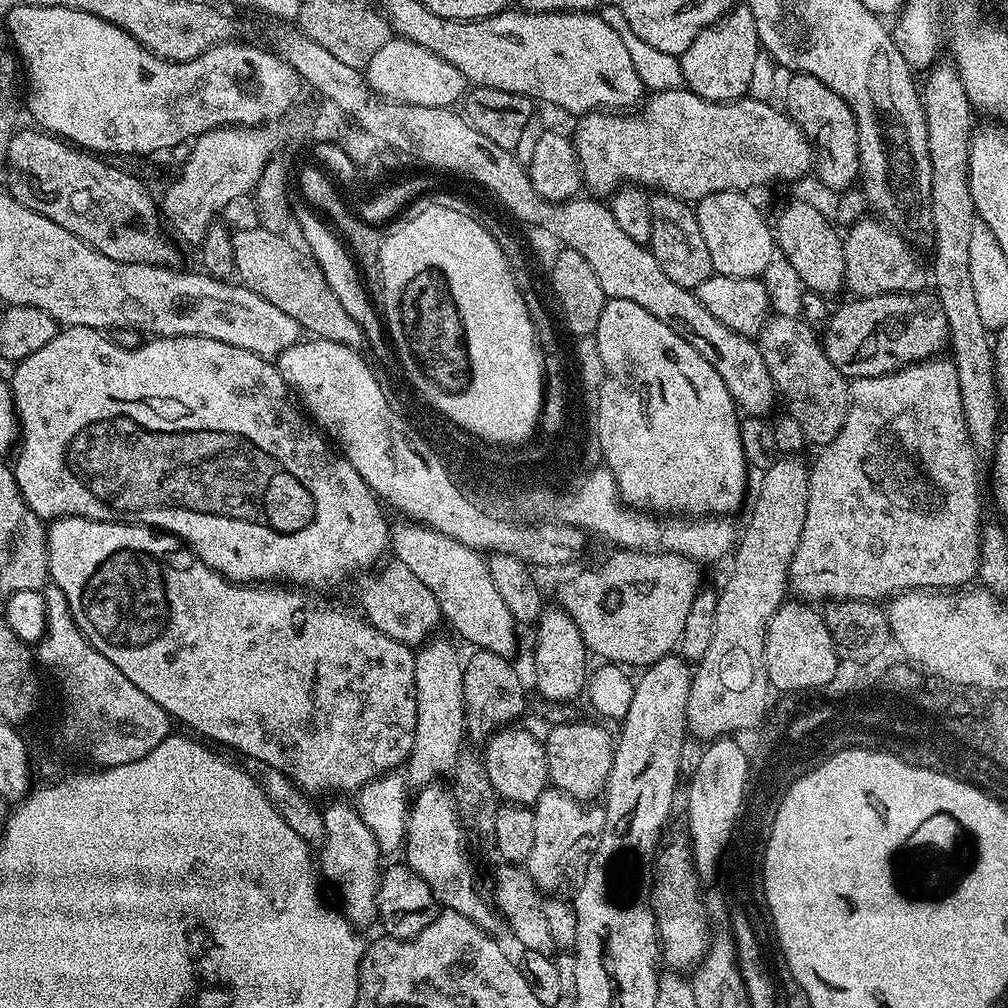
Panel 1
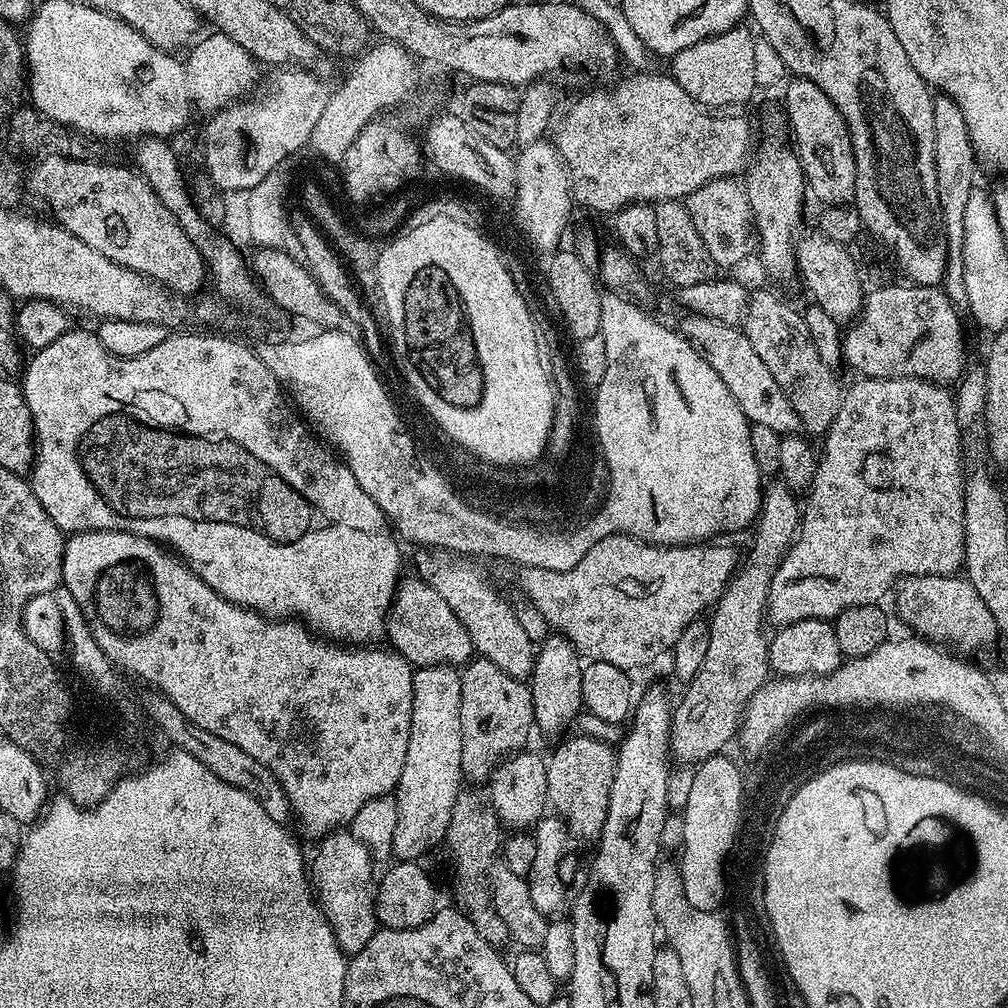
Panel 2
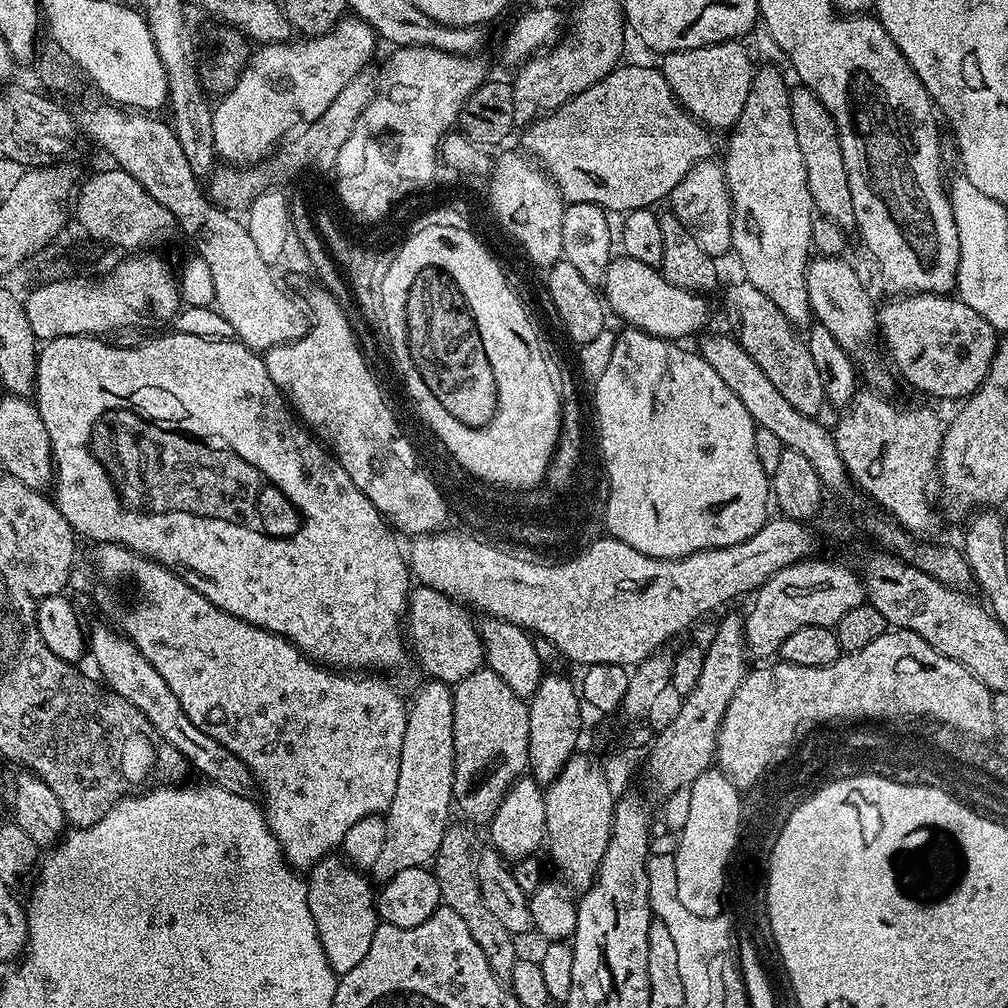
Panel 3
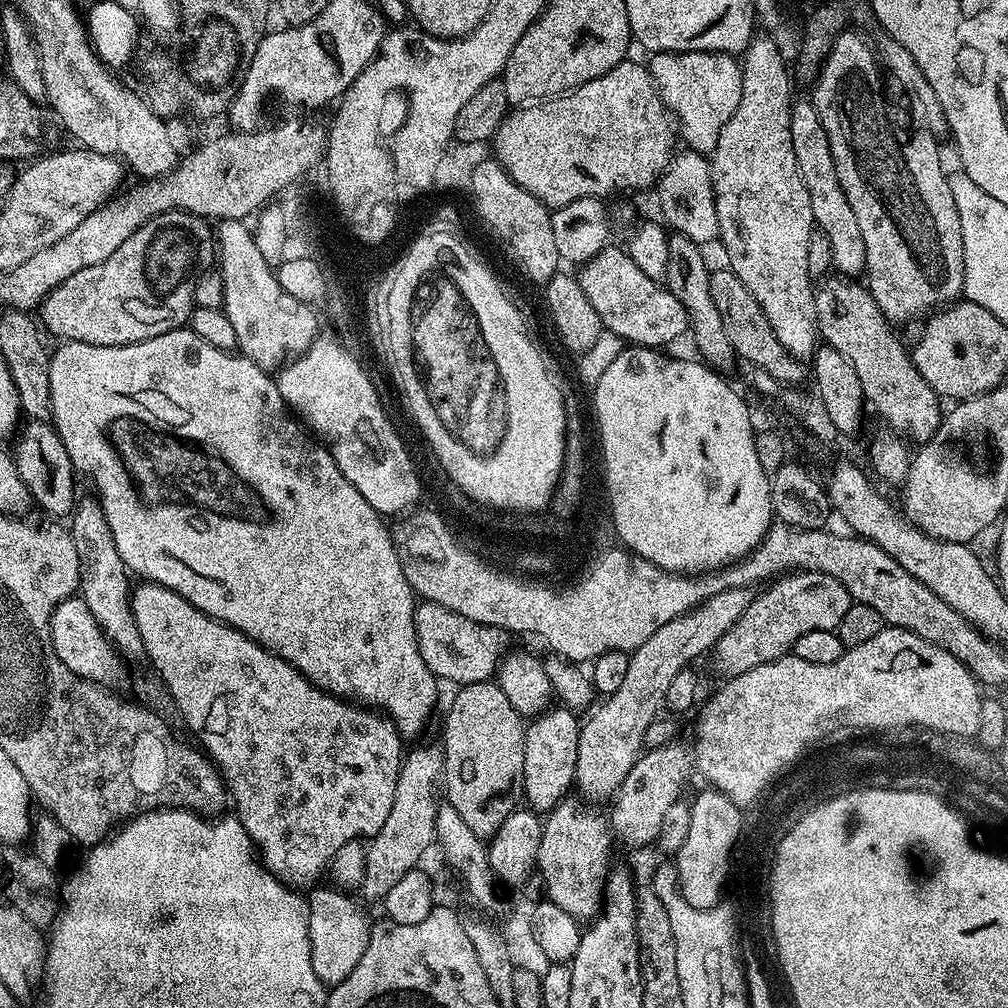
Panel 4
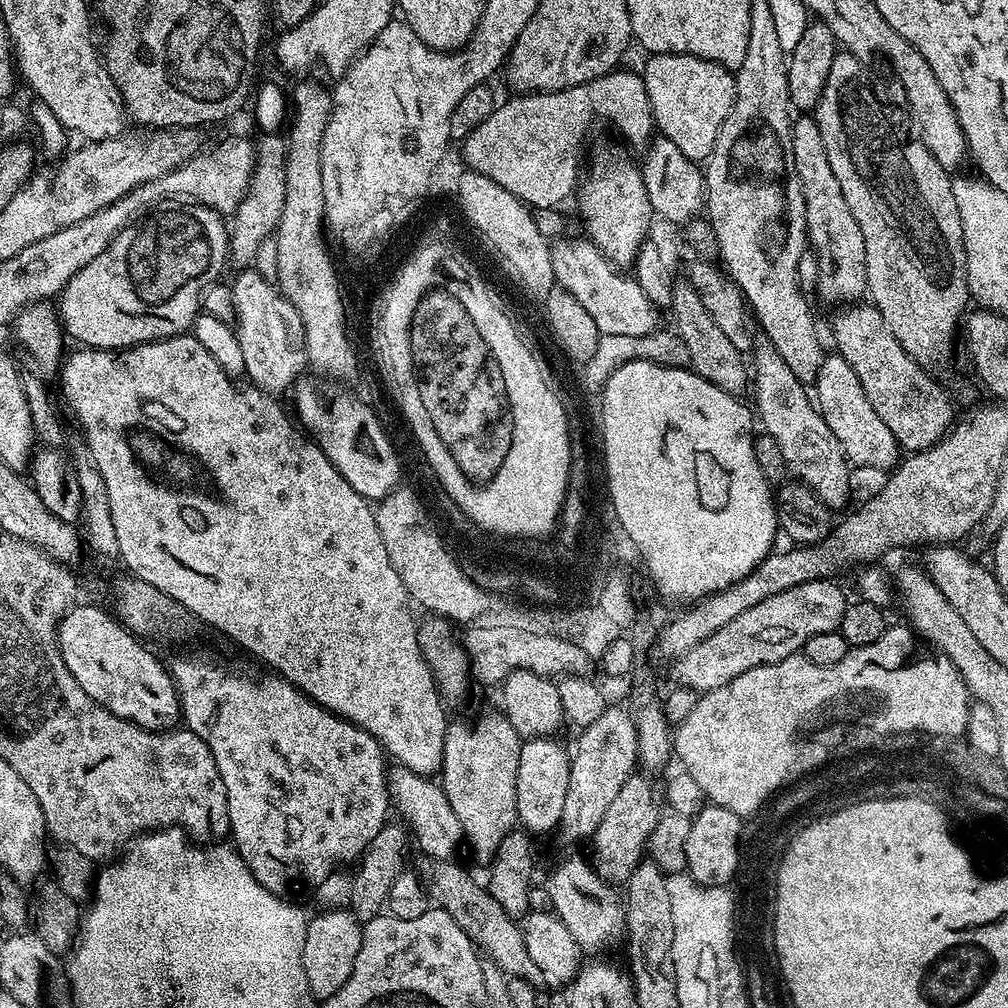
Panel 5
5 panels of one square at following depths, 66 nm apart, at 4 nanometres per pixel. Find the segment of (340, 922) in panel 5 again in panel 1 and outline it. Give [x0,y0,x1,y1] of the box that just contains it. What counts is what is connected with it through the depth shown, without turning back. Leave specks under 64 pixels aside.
[318,798,382,930]

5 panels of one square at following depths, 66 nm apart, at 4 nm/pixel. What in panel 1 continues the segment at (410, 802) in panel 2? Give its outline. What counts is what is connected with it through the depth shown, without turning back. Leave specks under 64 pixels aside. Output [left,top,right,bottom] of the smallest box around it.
[406,639,466,786]

